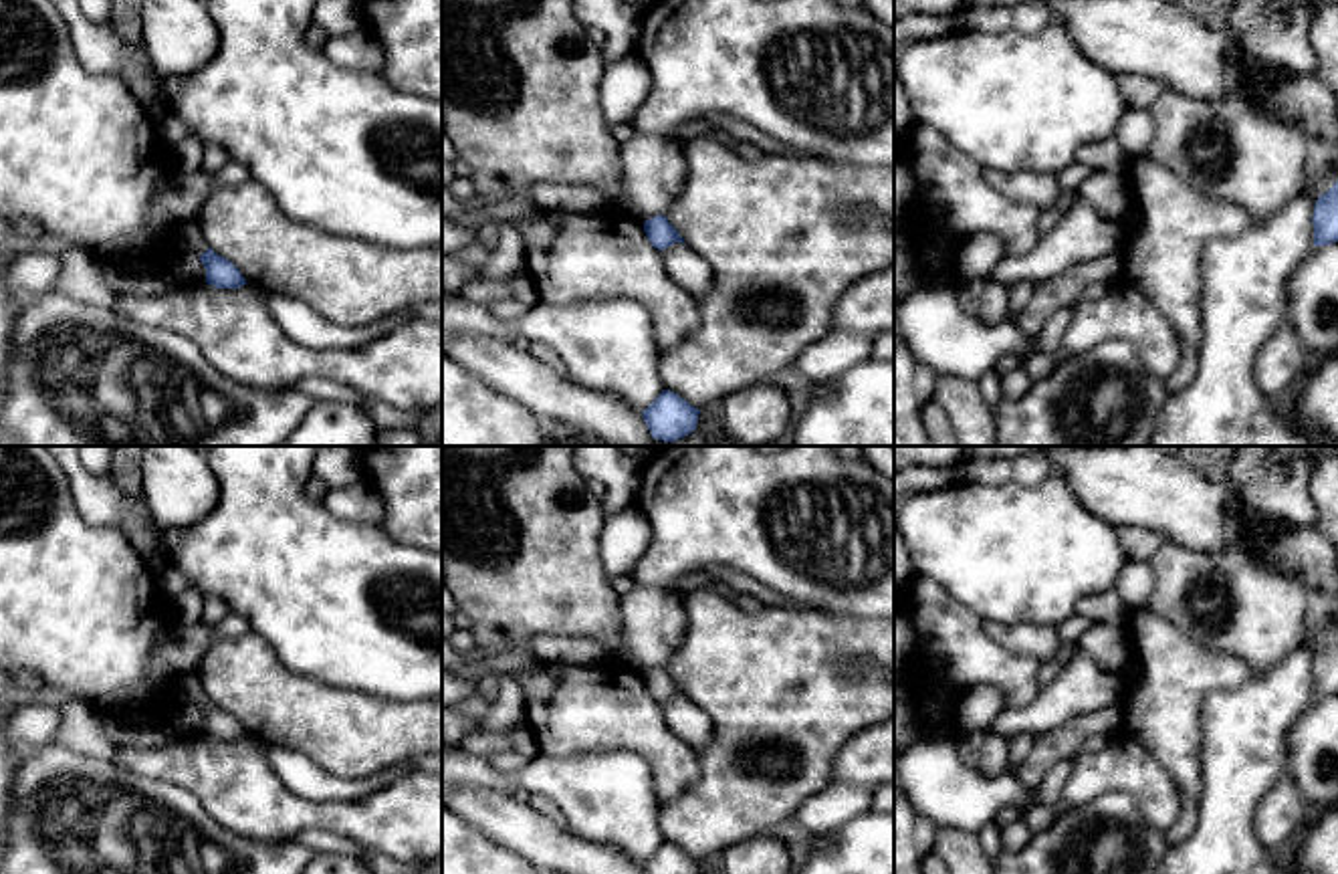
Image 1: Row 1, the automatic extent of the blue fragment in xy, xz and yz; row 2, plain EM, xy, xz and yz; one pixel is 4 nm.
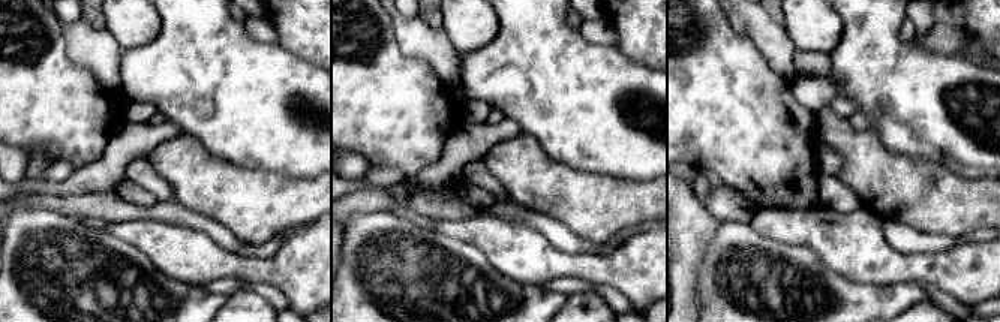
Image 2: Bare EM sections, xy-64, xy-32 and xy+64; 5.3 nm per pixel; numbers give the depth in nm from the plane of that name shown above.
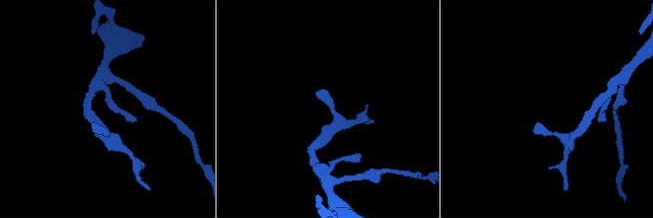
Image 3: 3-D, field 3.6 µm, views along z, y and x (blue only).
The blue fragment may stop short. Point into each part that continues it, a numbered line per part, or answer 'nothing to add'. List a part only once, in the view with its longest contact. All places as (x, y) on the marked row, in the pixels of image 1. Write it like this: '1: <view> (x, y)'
nothing to add

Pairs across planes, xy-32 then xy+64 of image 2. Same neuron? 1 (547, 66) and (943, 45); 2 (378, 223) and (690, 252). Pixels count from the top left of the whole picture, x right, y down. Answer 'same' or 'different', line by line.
1: different
2: different

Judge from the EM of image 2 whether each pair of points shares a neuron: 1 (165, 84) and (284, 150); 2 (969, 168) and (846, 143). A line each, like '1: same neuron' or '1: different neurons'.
1: same neuron
2: different neurons

